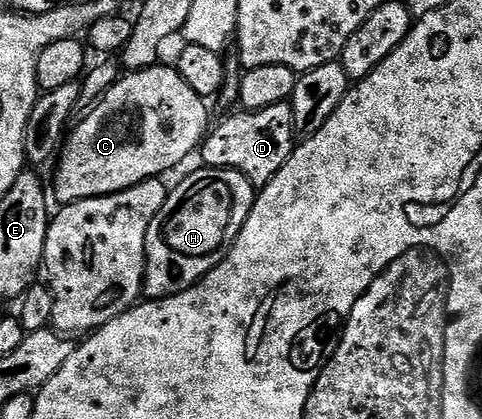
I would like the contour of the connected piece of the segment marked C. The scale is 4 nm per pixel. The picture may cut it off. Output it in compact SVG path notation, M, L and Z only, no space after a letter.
M158 65L155 67L148 67L142 71L130 71L122 74L121 78L117 80L117 84L101 98L99 105L95 105L93 112L89 114L86 119L80 120L80 122L76 124L77 128L74 126L72 130L68 132L67 138L63 144L63 150L59 156L59 162L55 167L55 172L57 171L57 180L54 181L53 187L51 183L51 191L55 199L55 194L57 194L58 204L78 203L84 199L99 197L100 195L114 195L117 191L126 191L148 179L156 179L164 176L164 171L169 171L172 167L179 166L192 151L194 154L194 152L200 148L211 127L211 122L209 123L209 111L205 107L208 107L206 100L201 99L199 93L195 93L195 89L191 89L191 85L187 85L187 81L183 81L183 77L172 66L164 67L164 65Z

